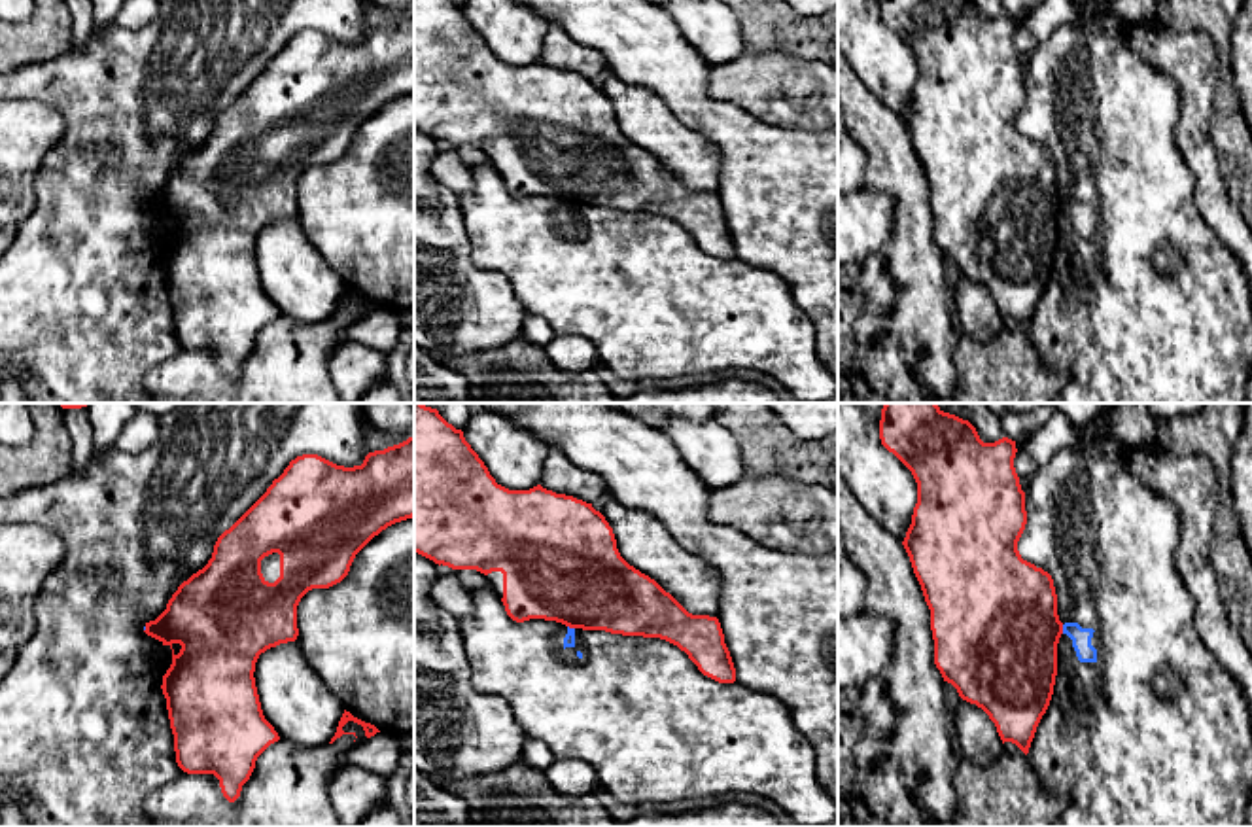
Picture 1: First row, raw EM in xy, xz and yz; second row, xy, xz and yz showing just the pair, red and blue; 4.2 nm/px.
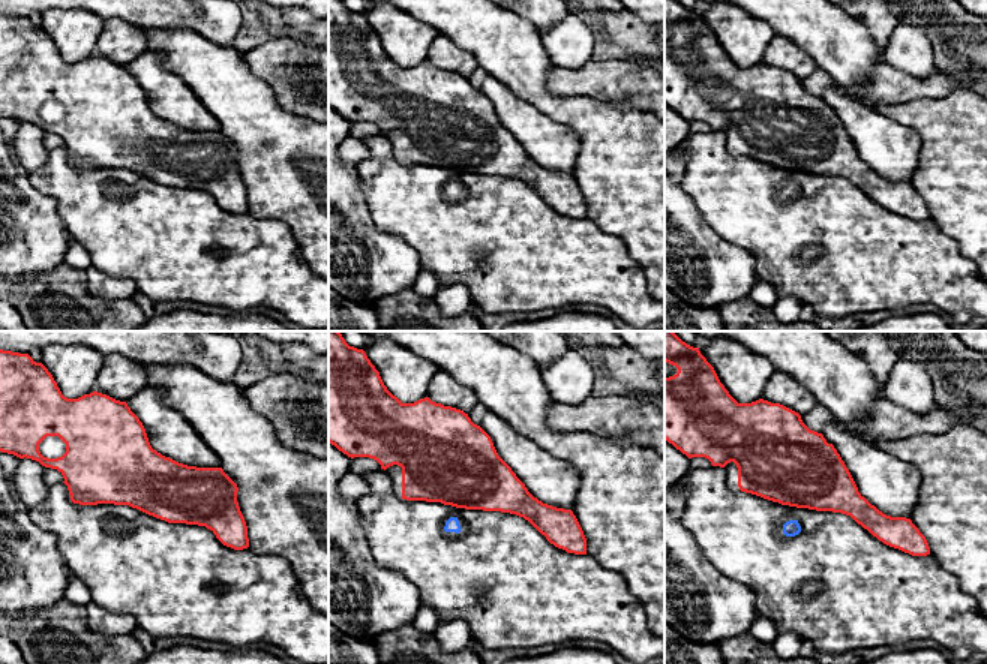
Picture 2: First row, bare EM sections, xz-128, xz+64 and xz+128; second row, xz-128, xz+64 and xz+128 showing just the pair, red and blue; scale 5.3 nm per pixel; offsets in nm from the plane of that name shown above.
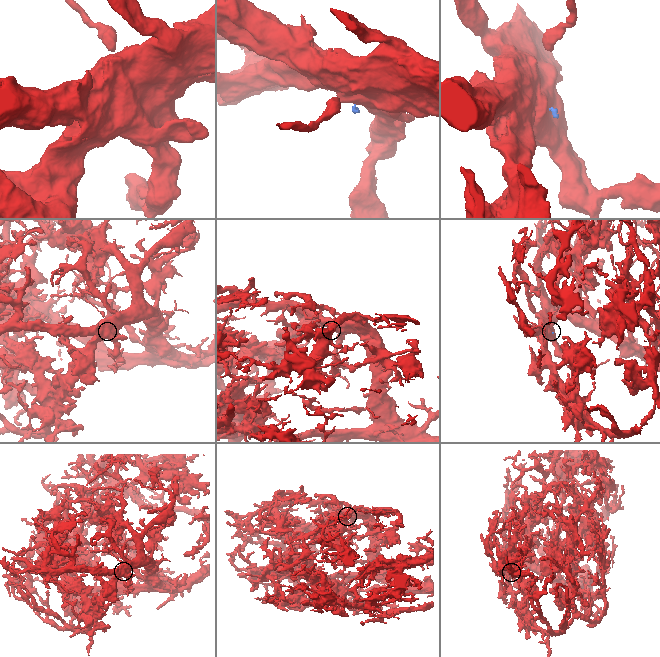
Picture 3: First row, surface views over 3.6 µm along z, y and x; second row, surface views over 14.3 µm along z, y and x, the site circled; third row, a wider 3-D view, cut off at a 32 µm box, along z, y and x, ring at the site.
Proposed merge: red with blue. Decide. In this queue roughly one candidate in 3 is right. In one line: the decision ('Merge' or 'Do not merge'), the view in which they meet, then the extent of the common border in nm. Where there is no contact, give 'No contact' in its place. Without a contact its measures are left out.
Do not merge. Touches red in yz. Shared border 40 nm

